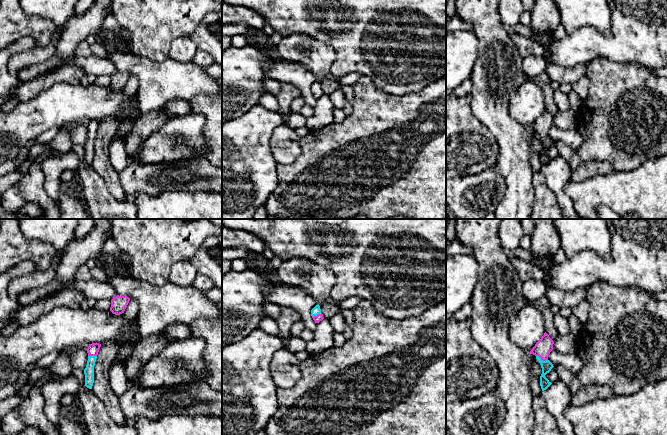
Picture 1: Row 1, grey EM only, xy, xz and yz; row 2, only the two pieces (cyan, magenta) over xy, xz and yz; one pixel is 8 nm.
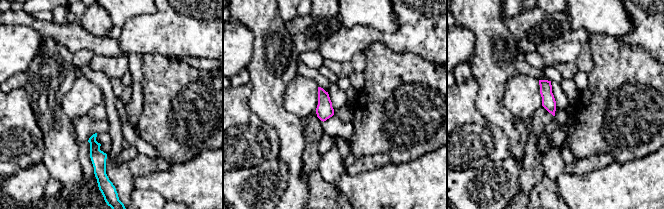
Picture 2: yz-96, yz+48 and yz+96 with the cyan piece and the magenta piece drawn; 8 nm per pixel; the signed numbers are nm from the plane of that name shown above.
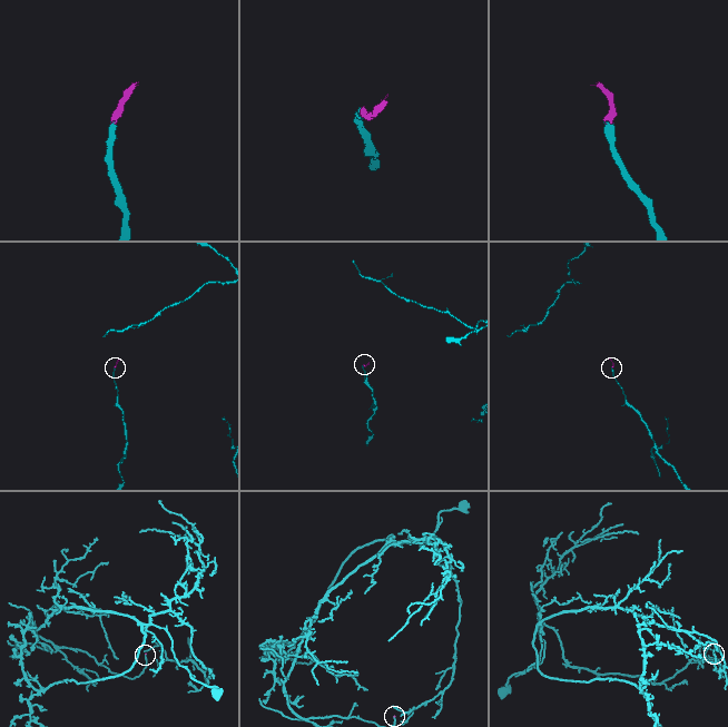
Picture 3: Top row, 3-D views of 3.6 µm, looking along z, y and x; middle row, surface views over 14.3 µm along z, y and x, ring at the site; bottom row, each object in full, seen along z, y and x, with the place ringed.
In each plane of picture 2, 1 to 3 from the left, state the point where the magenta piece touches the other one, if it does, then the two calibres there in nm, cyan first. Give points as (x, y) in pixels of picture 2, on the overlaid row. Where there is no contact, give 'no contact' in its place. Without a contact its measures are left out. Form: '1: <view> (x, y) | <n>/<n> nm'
1: no contact
2: no contact
3: no contact

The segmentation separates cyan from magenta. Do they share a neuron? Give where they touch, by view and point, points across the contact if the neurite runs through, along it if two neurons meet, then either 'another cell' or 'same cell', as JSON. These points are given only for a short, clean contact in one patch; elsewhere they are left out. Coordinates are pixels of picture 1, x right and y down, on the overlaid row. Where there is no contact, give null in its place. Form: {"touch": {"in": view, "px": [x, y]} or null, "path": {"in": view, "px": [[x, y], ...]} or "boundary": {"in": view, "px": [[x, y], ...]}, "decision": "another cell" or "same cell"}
{"touch": {"in": "yz", "px": [541, 360]}, "path": {"in": "yz", "px": [[546, 366], [541, 360], [542, 348], [544, 346]]}, "decision": "same cell"}

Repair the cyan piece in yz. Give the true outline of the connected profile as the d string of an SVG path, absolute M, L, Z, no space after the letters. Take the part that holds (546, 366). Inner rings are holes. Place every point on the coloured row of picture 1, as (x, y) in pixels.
M545 332L541 339L535 344L529 354L536 356L539 361L542 374L540 376L540 386L542 391L546 390L552 383L545 377L547 373L554 367L553 364L548 360L550 352L553 350L554 341Z

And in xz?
M319 304L316 305L312 310L311 310L311 316L315 323L319 323L324 319L323 314L321 313L321 309Z

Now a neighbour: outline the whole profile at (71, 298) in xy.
M62 289L47 297L39 298L29 305L21 306L16 312L15 322L19 326L27 326L55 308L80 308L81 302L85 299L86 297L81 291L76 289Z

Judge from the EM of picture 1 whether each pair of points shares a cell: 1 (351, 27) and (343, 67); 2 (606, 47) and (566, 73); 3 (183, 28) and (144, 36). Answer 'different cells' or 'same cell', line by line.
1: same cell
2: different cells
3: same cell

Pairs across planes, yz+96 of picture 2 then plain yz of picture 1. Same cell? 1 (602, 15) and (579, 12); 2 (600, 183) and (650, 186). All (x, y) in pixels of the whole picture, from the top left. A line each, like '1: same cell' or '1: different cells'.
1: same cell
2: same cell

